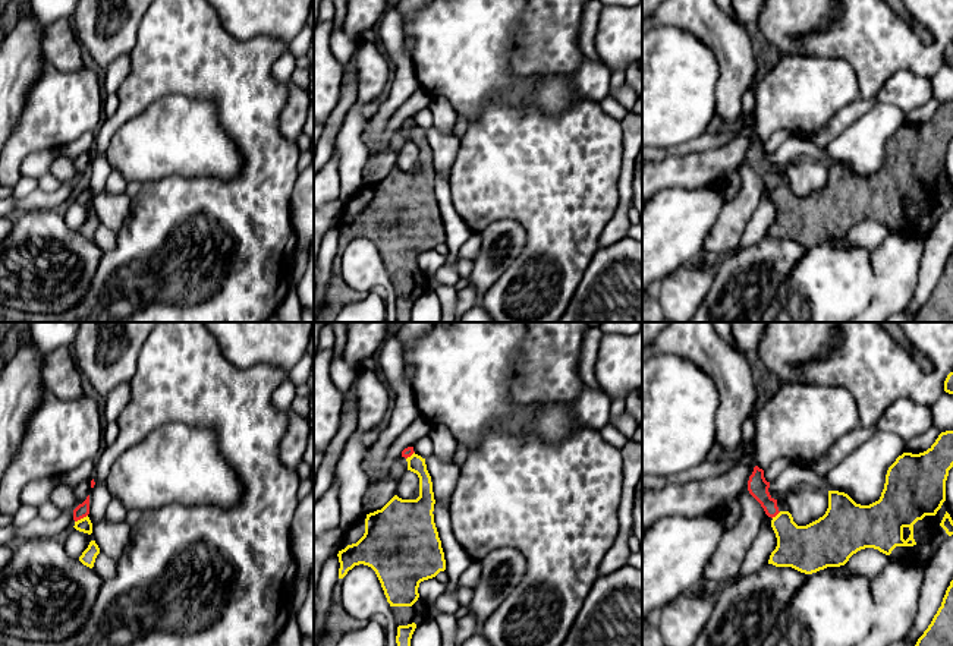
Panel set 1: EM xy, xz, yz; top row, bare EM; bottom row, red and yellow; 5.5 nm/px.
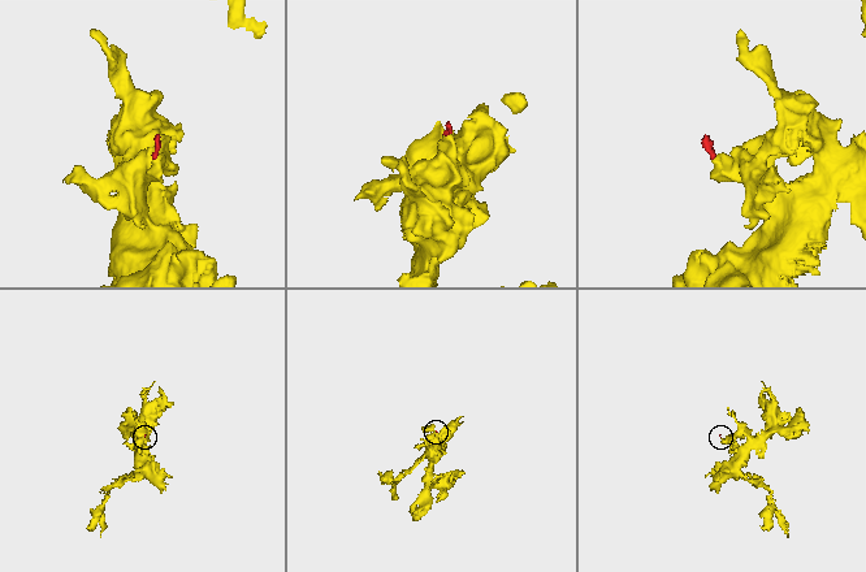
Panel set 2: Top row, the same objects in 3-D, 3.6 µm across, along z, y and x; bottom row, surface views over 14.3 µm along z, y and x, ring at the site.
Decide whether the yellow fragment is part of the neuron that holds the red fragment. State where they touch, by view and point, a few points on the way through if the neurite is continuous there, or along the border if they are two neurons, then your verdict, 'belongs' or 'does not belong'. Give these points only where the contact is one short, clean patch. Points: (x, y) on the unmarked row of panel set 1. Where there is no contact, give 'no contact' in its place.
contact xy (81, 189); way xy (82, 182), (81, 189), (84, 197); belongs

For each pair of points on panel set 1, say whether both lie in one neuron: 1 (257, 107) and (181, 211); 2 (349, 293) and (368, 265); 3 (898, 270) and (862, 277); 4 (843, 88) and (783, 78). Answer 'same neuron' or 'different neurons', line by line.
1: same neuron
2: different neurons
3: different neurons
4: same neuron

